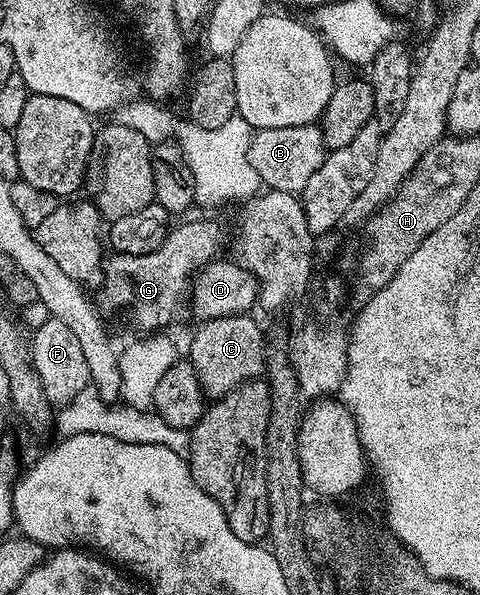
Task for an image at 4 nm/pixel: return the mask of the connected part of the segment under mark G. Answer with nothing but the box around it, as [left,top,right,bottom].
[101,220,223,330]

